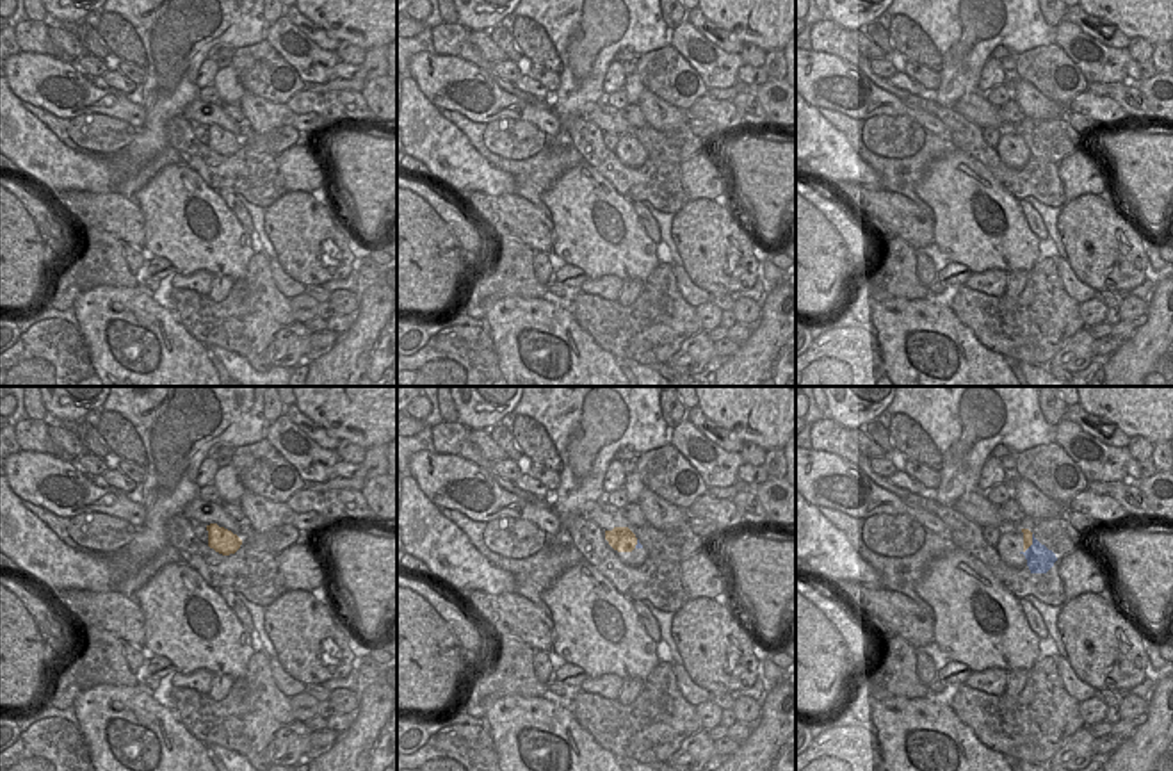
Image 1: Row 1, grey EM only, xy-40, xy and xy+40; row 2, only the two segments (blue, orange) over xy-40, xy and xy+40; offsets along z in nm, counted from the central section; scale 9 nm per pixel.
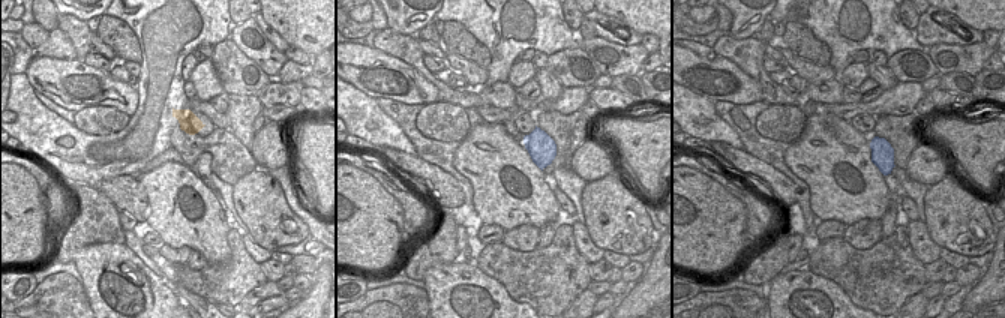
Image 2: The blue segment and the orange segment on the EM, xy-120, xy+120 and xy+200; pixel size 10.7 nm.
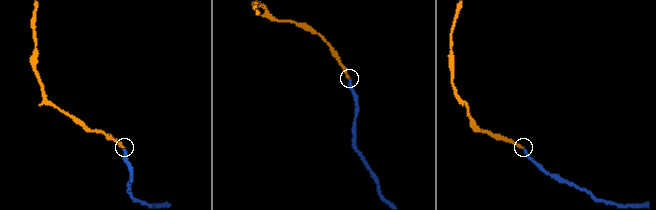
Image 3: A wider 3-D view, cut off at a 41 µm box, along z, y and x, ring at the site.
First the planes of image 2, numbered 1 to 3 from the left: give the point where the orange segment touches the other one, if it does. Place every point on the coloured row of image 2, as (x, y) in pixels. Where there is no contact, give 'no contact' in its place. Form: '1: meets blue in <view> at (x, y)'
1: no contact
2: no contact
3: no contact

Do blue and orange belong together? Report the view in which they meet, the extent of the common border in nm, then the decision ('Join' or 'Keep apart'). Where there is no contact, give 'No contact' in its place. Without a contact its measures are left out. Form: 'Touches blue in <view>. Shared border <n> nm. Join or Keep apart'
Touches blue in xy+40. Shared border 190 nm. Join

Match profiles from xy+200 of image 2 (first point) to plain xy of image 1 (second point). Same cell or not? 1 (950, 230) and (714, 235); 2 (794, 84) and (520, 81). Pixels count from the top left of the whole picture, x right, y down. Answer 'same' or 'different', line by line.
1: same
2: same

